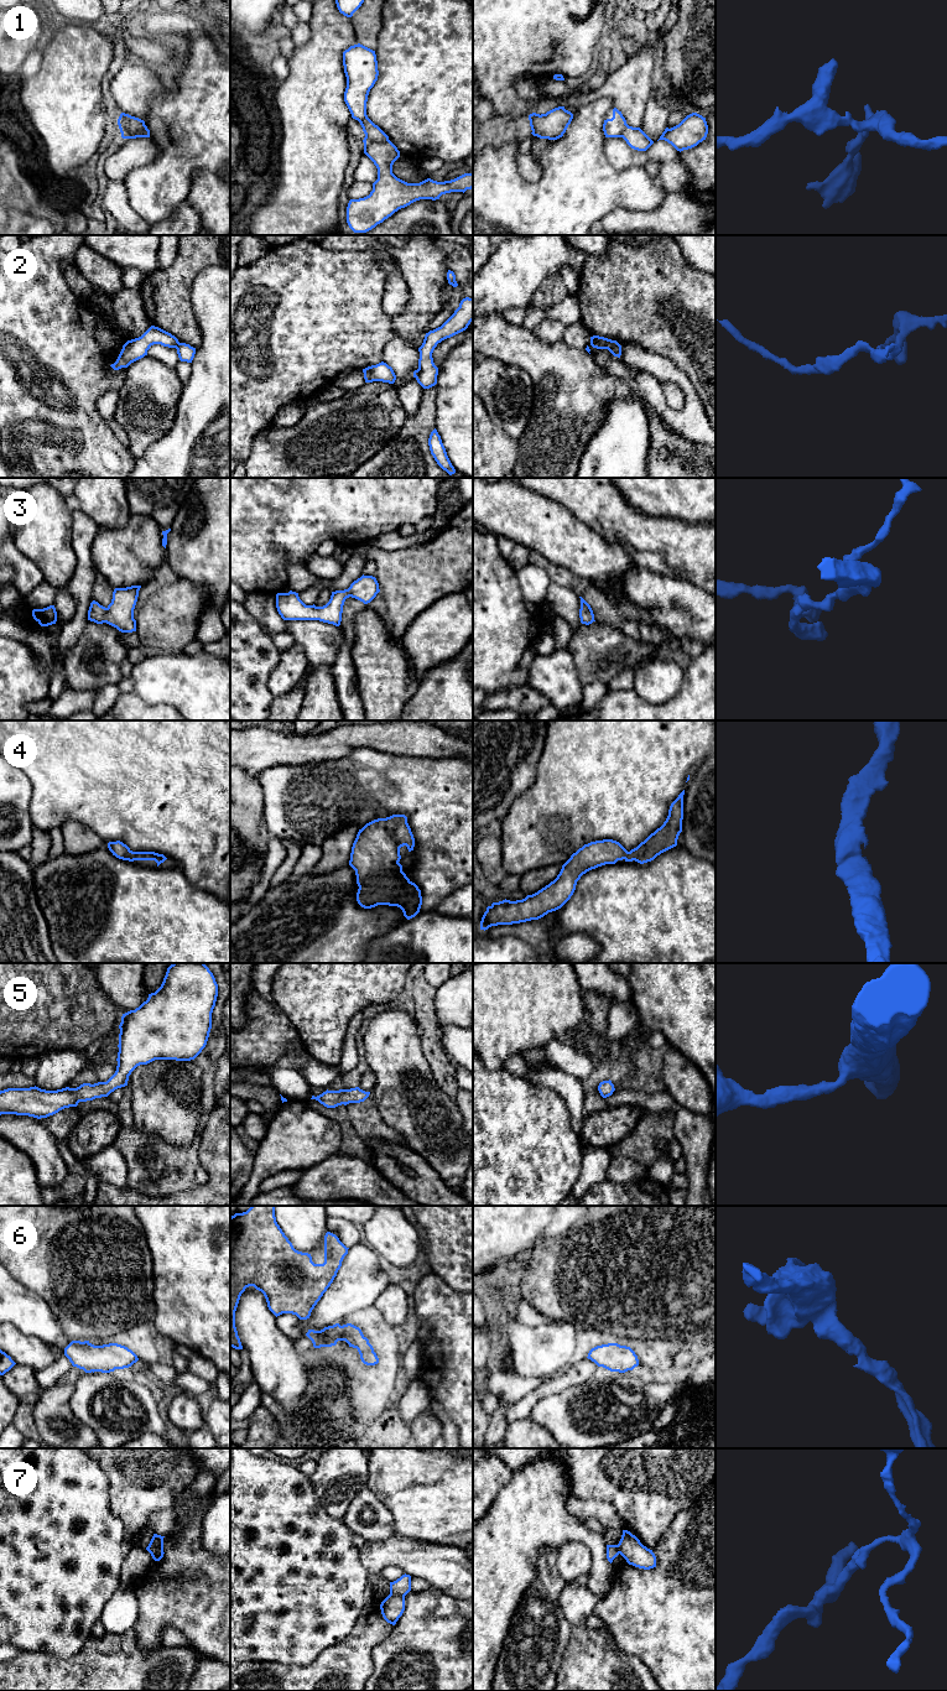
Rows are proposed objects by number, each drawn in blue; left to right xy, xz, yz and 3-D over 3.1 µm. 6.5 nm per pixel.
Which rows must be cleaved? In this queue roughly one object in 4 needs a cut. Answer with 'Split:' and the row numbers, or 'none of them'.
Split: 1, 2, 7

